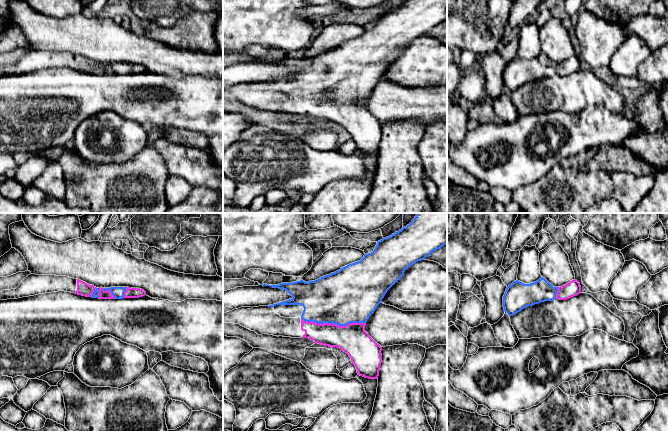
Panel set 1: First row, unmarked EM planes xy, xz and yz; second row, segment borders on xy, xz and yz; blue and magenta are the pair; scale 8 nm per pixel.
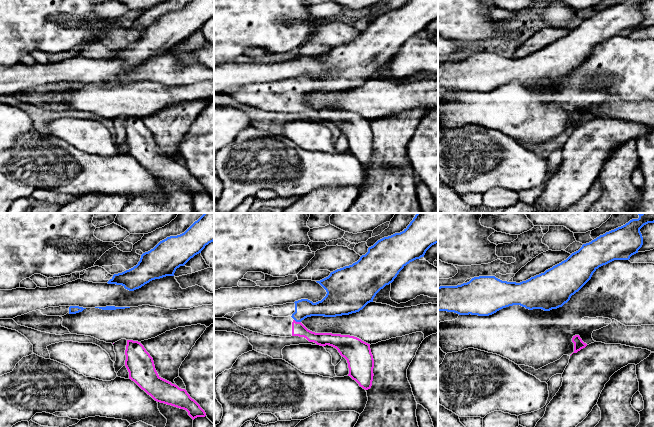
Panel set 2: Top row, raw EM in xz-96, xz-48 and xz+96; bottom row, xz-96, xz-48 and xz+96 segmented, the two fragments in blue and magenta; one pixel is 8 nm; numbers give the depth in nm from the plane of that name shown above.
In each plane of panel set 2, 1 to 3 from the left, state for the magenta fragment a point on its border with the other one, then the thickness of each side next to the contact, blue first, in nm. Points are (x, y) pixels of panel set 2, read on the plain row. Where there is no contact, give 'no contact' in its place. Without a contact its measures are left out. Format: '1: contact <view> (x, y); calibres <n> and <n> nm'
1: no contact
2: contact xz-48 (297, 97); calibres 150 and 110 nm
3: no contact

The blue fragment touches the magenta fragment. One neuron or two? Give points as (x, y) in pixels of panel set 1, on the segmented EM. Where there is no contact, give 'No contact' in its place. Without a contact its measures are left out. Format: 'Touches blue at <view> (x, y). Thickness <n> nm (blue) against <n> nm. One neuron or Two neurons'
Touches blue at xz (333, 323). Thickness 440 nm (blue) against 240 nm. One neuron

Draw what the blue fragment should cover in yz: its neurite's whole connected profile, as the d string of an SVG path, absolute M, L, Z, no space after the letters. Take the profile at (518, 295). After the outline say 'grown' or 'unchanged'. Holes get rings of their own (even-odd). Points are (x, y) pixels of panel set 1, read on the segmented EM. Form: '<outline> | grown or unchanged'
M543 277L530 284L516 280L505 291L503 307L505 313L513 316L528 306L552 301L555 298L567 300L580 293L580 283L575 279L561 287L554 287Z | grown

